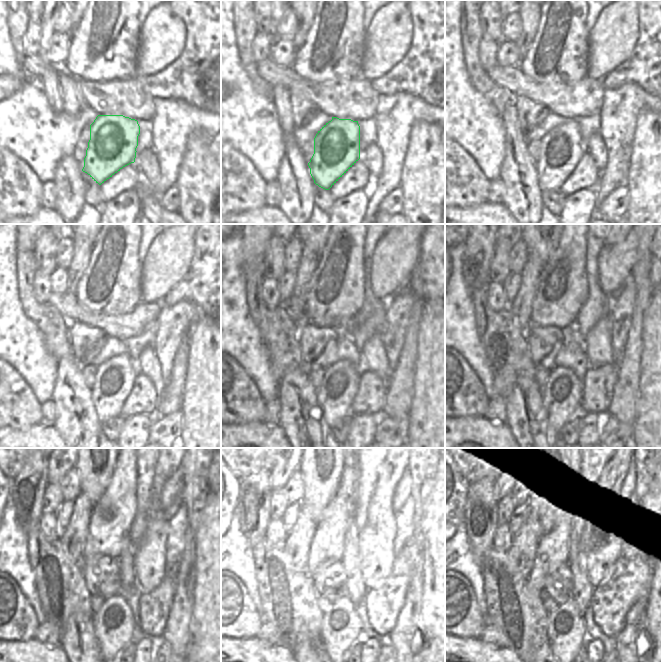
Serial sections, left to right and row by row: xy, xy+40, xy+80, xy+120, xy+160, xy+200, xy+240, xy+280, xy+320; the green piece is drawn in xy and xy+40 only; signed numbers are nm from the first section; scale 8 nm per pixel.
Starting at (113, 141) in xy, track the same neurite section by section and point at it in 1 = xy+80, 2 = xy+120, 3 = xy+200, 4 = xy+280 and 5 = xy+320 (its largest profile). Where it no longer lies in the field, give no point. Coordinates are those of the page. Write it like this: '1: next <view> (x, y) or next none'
1: next xy+80 (561, 149)
2: next xy+120 (115, 377)
3: next xy+200 (561, 396)
4: next xy+280 (341, 626)
5: next xy+320 (566, 626)

